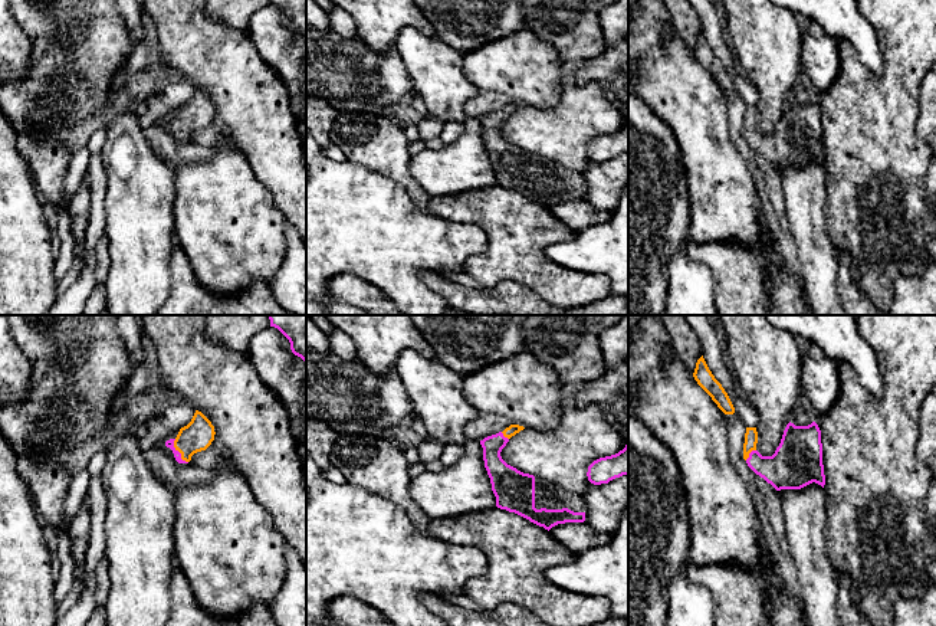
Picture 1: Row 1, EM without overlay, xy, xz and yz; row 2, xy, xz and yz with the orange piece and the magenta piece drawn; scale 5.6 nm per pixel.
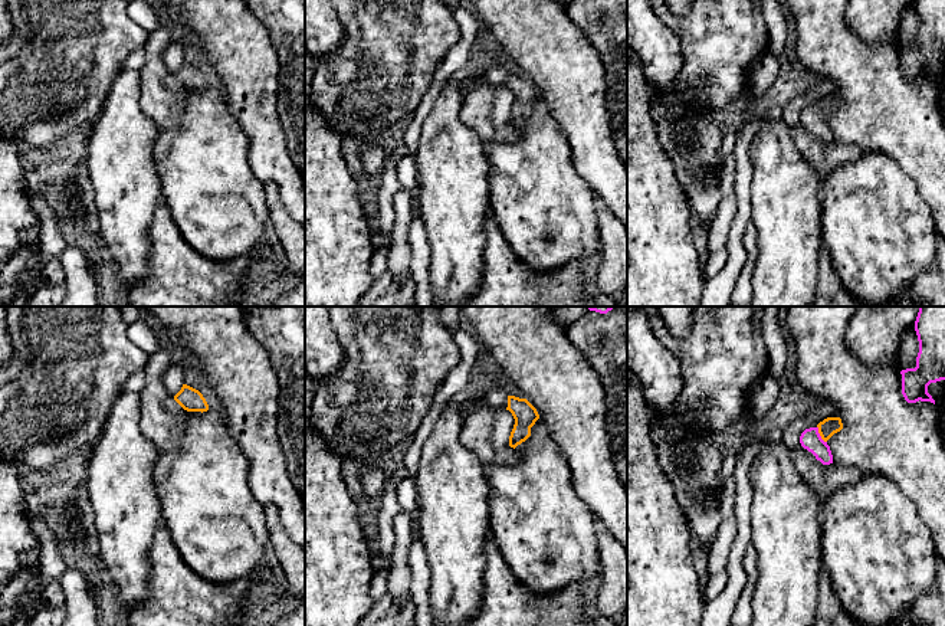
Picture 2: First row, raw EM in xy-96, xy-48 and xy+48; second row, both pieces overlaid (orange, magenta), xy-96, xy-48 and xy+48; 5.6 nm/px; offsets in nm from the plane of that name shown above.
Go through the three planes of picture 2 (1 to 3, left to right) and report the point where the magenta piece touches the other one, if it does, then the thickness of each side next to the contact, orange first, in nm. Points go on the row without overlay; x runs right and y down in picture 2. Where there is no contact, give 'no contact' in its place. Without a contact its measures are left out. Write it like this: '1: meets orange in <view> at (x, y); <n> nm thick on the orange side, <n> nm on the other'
1: no contact
2: no contact
3: meets orange in xy+48 at (820, 112); 100 nm thick on the orange side, 120 nm on the other

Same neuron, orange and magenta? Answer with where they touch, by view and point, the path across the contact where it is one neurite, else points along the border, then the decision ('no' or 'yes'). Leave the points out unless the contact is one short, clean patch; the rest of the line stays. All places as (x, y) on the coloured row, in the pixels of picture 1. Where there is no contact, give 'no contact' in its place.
xy (179, 451) | across xy (199, 433), (179, 451), (170, 443) | yes

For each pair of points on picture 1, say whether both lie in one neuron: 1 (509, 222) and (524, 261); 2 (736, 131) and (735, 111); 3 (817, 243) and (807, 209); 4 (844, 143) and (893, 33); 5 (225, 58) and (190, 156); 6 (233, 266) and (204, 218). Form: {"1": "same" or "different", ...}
{"1": "same", "2": "same", "3": "same", "4": "same", "5": "different", "6": "same"}

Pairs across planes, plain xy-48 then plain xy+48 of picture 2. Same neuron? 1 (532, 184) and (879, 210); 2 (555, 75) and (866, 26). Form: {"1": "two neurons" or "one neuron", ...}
{"1": "one neuron", "2": "two neurons"}

